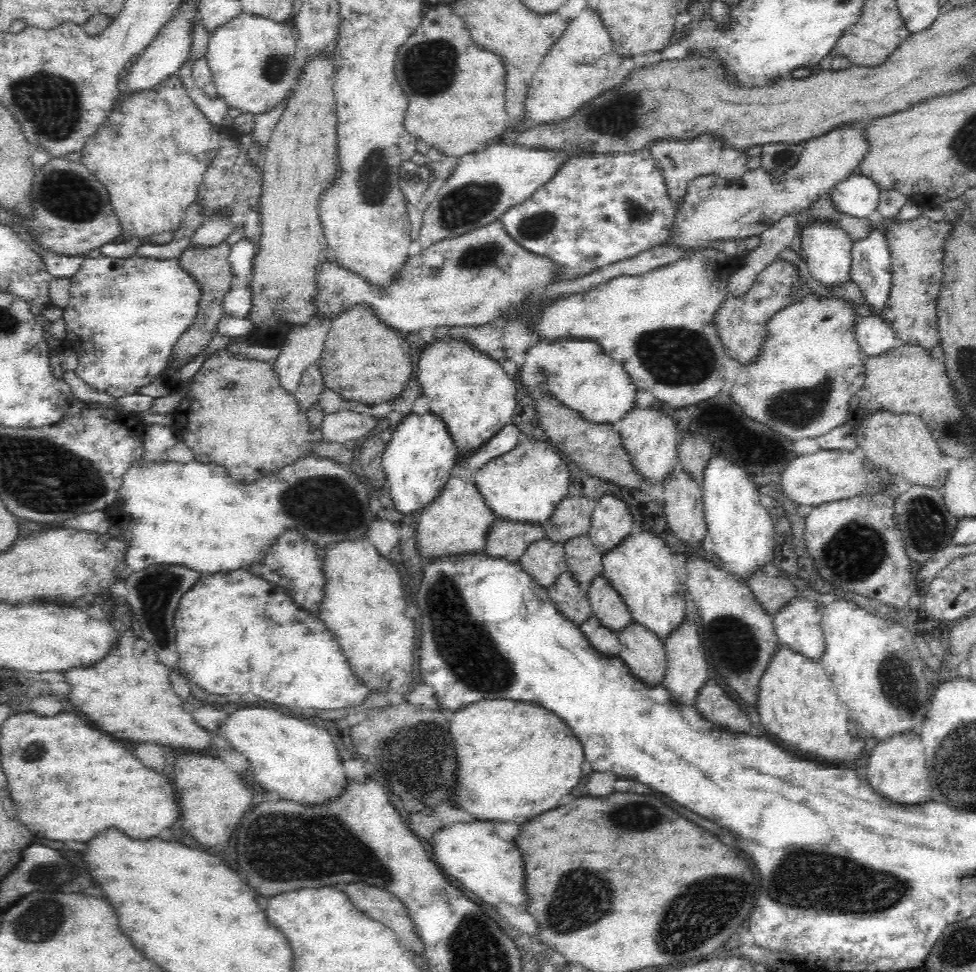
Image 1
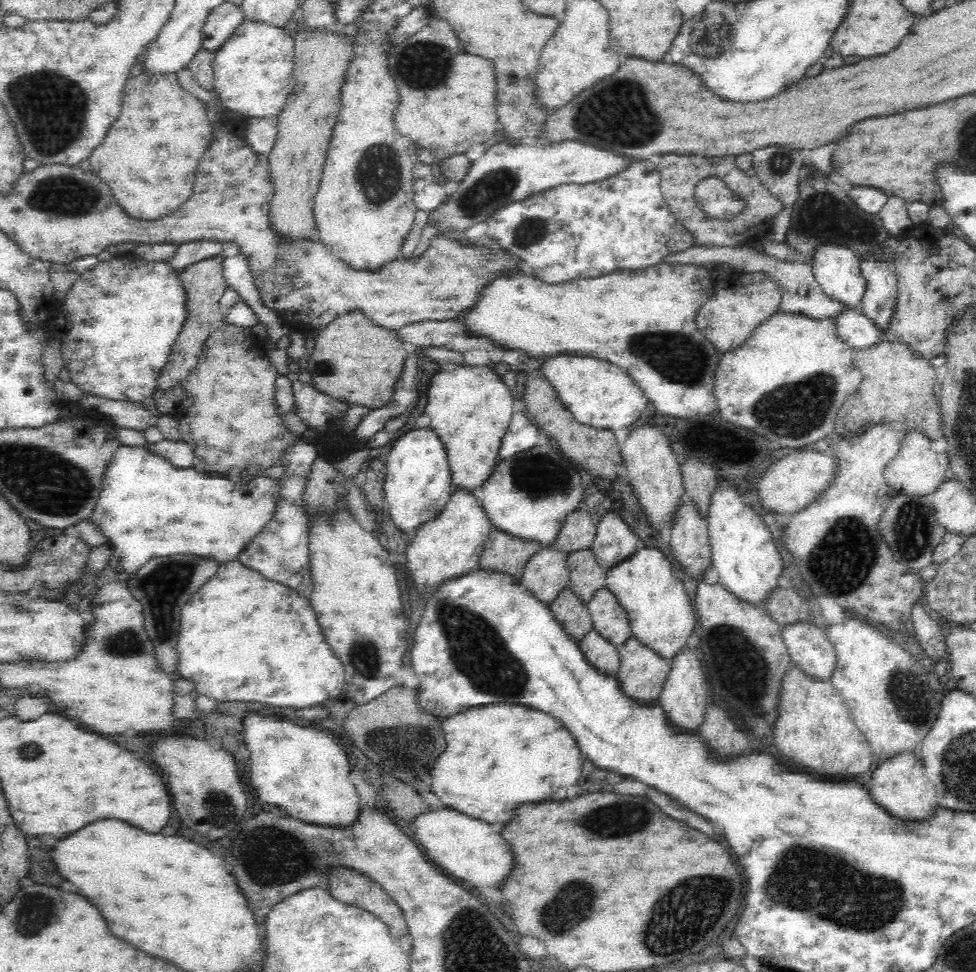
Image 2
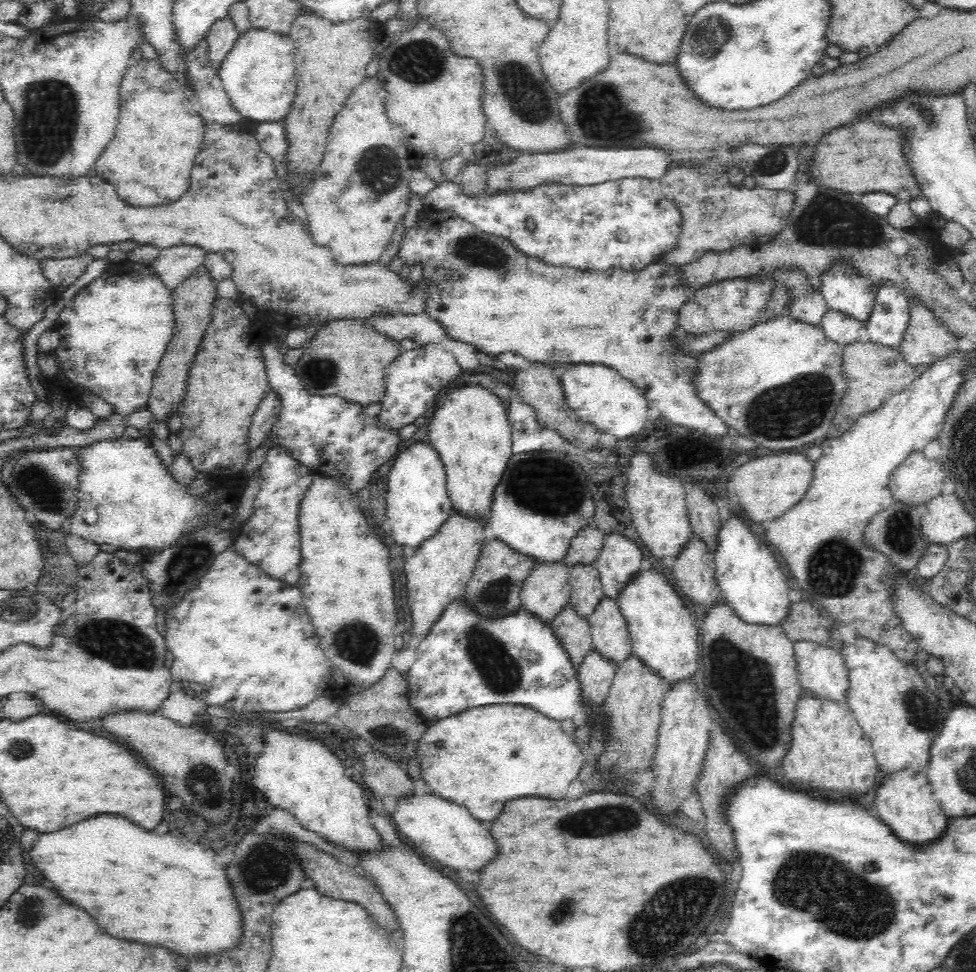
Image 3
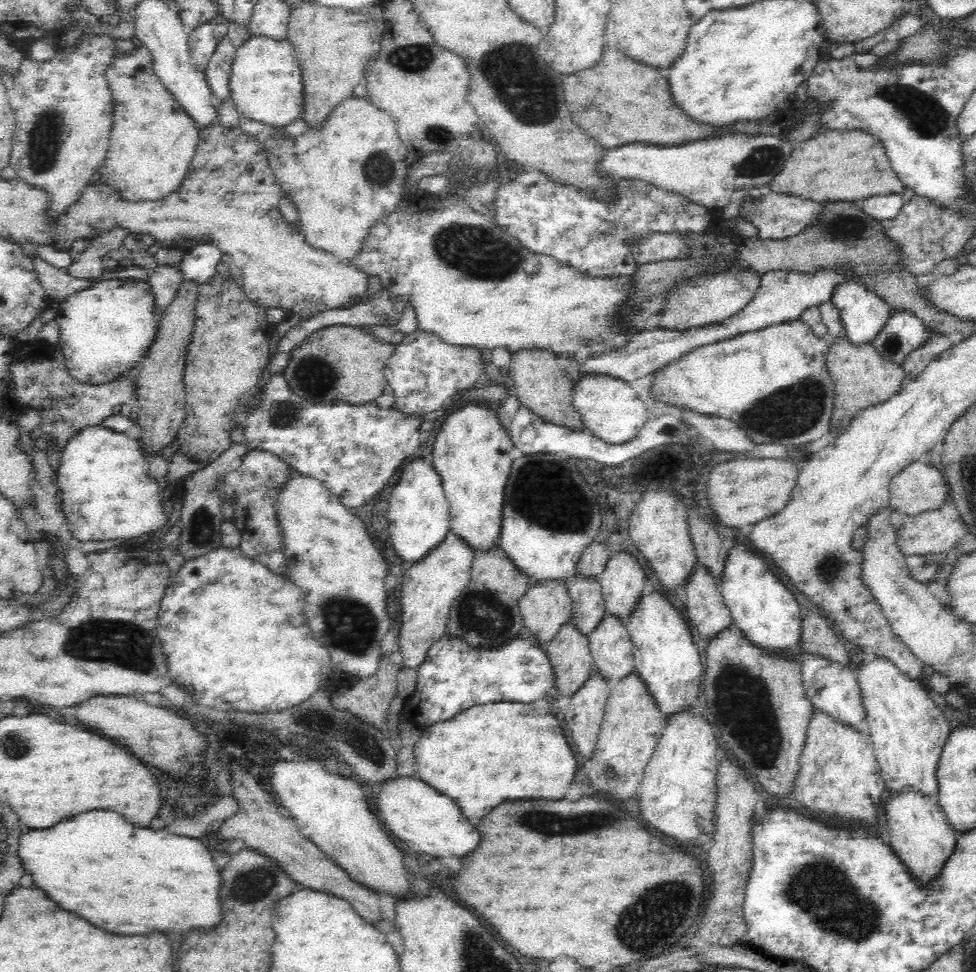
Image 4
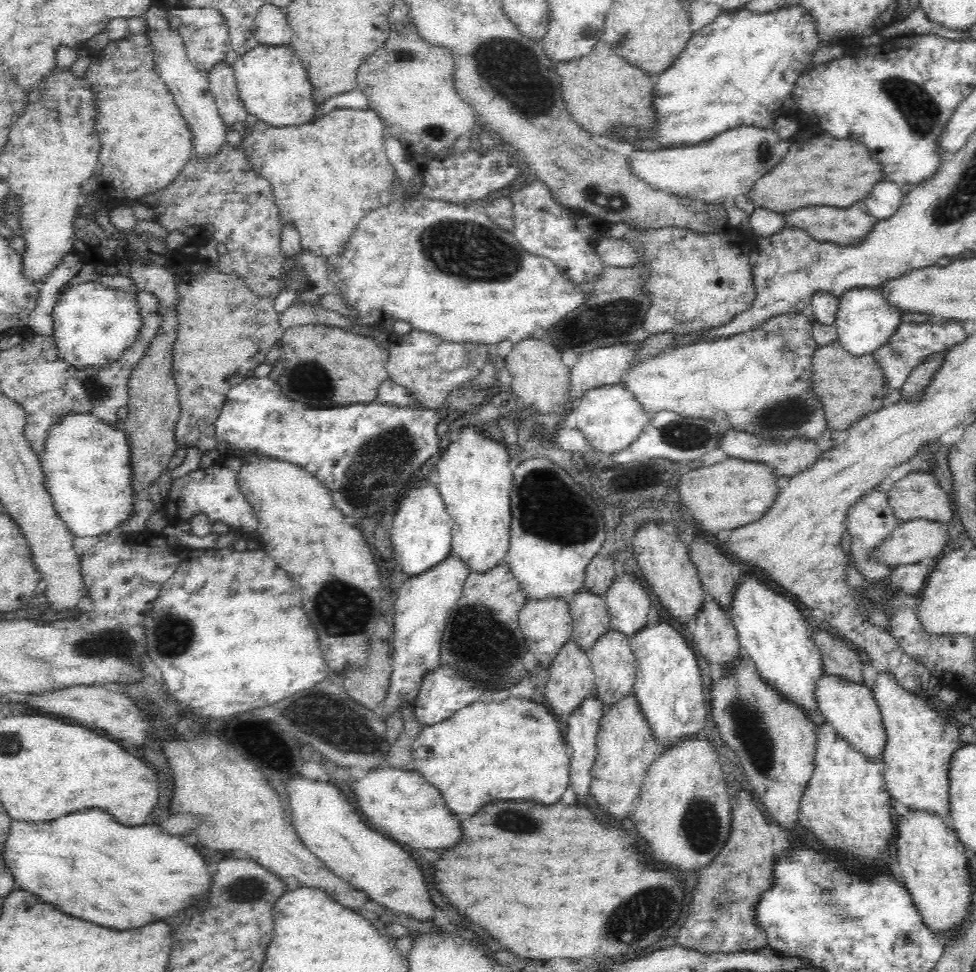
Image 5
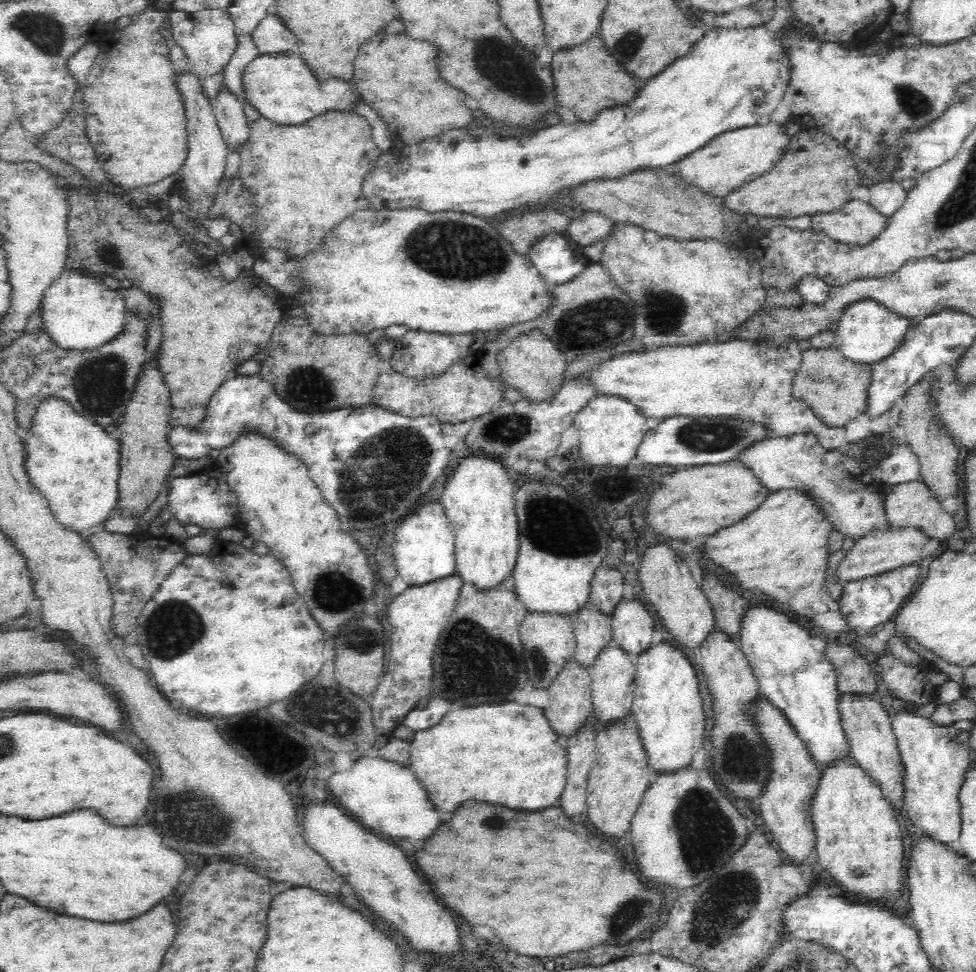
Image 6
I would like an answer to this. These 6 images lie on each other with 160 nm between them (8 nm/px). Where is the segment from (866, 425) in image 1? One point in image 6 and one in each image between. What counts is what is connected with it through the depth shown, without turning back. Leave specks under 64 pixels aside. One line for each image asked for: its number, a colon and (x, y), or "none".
2: (918, 470)
3: (917, 481)
4: (918, 488)
5: (917, 495)
6: (911, 504)

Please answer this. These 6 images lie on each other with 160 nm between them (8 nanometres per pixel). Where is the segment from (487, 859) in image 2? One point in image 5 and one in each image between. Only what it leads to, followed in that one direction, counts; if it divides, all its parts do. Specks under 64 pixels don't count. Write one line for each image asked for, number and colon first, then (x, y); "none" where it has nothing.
3: (444, 830)
4: (412, 810)
5: (403, 804)

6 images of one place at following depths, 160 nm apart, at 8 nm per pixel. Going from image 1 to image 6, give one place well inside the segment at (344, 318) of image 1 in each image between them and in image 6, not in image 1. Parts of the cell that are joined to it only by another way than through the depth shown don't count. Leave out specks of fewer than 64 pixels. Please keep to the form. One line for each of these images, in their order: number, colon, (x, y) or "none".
2: (354, 360)
3: (346, 358)
4: (341, 363)
5: (321, 366)
6: (313, 373)

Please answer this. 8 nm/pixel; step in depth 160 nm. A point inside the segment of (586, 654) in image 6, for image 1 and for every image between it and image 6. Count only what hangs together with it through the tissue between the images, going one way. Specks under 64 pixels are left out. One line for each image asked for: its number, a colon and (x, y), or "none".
1: (584, 561)
2: (586, 576)
3: (586, 590)
4: (589, 609)
5: (591, 621)

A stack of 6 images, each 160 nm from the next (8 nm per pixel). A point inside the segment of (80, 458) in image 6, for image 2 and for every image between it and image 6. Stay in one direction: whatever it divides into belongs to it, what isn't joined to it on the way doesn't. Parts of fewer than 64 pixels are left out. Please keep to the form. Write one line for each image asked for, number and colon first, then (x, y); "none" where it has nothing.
2: (146, 508)
3: (139, 505)
4: (102, 474)
5: (85, 466)

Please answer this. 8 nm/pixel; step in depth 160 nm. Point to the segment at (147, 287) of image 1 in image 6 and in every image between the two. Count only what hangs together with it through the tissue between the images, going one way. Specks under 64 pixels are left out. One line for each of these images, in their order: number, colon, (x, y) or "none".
2: (118, 322)
3: (113, 333)
4: (103, 329)
5: (92, 324)
6: (78, 311)

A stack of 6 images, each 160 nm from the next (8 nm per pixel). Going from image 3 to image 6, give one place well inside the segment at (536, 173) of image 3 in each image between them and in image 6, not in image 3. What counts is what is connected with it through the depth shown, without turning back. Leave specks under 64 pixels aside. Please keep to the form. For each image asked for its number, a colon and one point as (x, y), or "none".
4: (707, 172)
5: (716, 171)
6: (736, 157)

